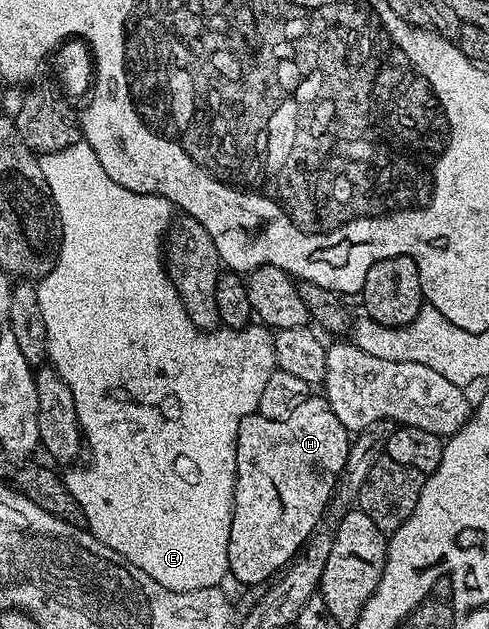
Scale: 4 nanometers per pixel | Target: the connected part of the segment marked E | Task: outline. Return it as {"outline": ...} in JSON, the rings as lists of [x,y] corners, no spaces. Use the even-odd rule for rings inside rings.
{"outline":[[[80,140],[77,144],[61,148],[52,154],[42,155],[39,158],[39,167],[45,176],[47,191],[55,204],[57,225],[61,231],[55,267],[37,282],[41,312],[45,312],[47,356],[56,372],[65,381],[77,387],[79,427],[83,430],[86,449],[91,449],[91,467],[88,470],[71,470],[68,474],[66,472],[67,488],[76,497],[80,509],[87,518],[86,529],[90,530],[97,540],[113,548],[113,552],[125,556],[129,564],[137,564],[137,568],[141,568],[145,576],[153,576],[157,584],[177,592],[219,586],[222,578],[226,579],[229,574],[227,549],[235,503],[237,432],[241,428],[241,420],[258,411],[261,392],[269,376],[277,368],[272,331],[262,324],[252,324],[243,330],[216,328],[206,331],[195,327],[193,320],[189,320],[187,309],[181,304],[181,296],[167,274],[165,265],[165,235],[173,221],[171,201],[156,194],[138,194],[117,184],[117,180],[113,180],[113,176],[109,176],[109,172],[101,168],[97,152],[93,152],[86,140]]]}

